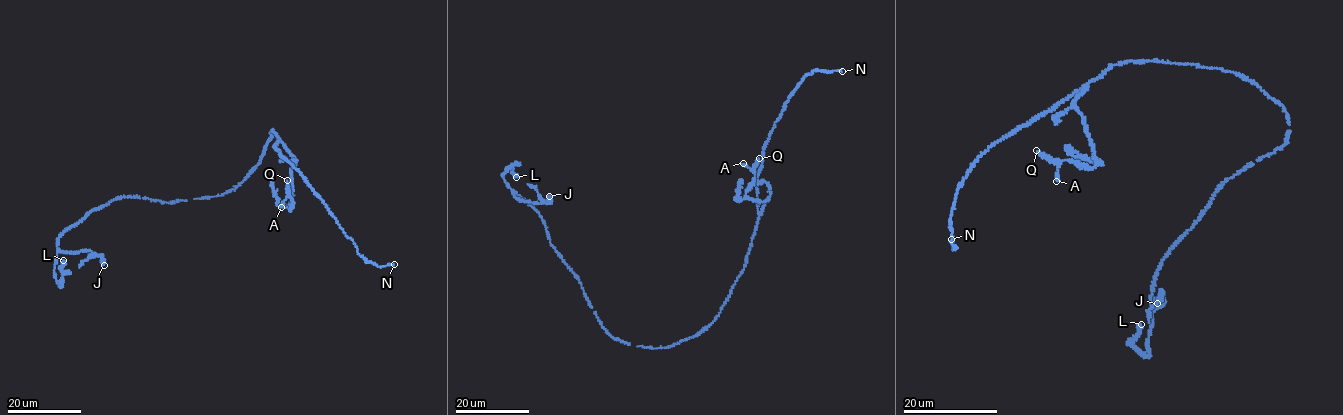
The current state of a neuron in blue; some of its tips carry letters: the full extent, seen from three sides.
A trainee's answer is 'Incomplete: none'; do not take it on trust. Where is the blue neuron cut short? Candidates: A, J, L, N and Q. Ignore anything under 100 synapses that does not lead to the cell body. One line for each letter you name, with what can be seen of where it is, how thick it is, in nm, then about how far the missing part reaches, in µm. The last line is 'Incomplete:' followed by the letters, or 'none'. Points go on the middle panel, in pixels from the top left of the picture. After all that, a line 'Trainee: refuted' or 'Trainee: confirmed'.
Incomplete: none
Trainee: confirmed

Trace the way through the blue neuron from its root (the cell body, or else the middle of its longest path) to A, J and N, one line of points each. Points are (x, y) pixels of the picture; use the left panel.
A: (259, 161), (272, 130), (295, 162), (291, 171), (291, 209), (290, 196), (281, 207)
J: (259, 161), (225, 194), (170, 202), (121, 196), (89, 211), (64, 231), (58, 248), (95, 252), (104, 265)
N: (259, 161), (272, 130), (279, 138), (273, 146), (279, 155), (322, 200), (357, 252), (379, 267), (394, 264)

